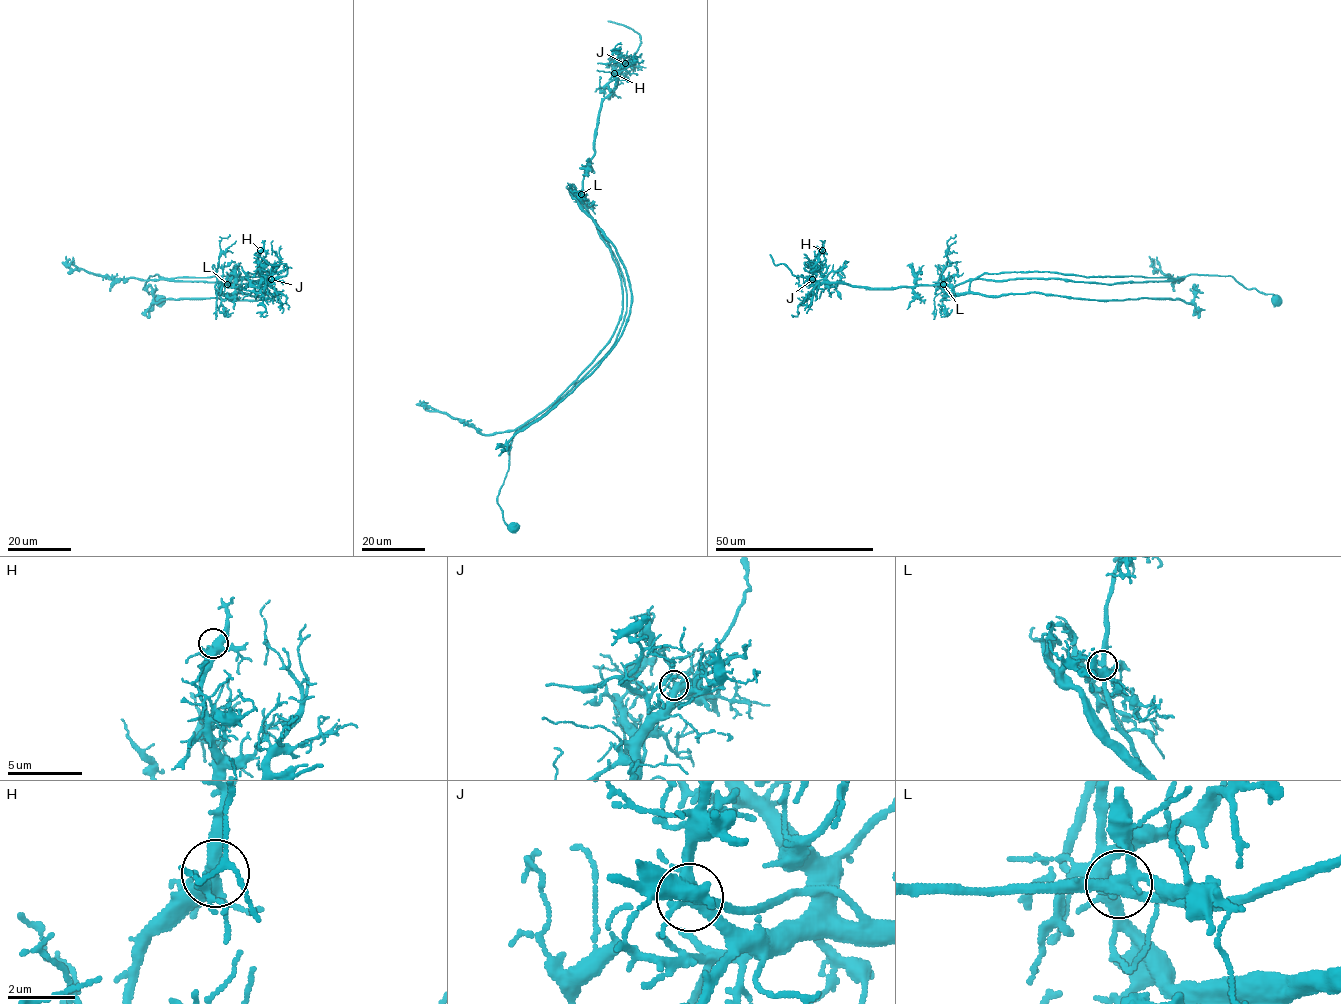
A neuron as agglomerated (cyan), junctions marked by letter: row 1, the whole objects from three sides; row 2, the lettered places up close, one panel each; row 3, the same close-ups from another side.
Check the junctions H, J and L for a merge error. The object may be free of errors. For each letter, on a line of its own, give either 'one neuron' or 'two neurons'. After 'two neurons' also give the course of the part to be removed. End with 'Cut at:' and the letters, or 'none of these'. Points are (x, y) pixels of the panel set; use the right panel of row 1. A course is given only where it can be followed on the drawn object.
H: one neuron
J: one neuron
L: two neurons; foreign part runs (943, 284), (949, 294), (965, 294), (969, 282), (985, 273), (1178, 278), (1217, 275), (1272, 294), (1276, 302)
Cut at: L

